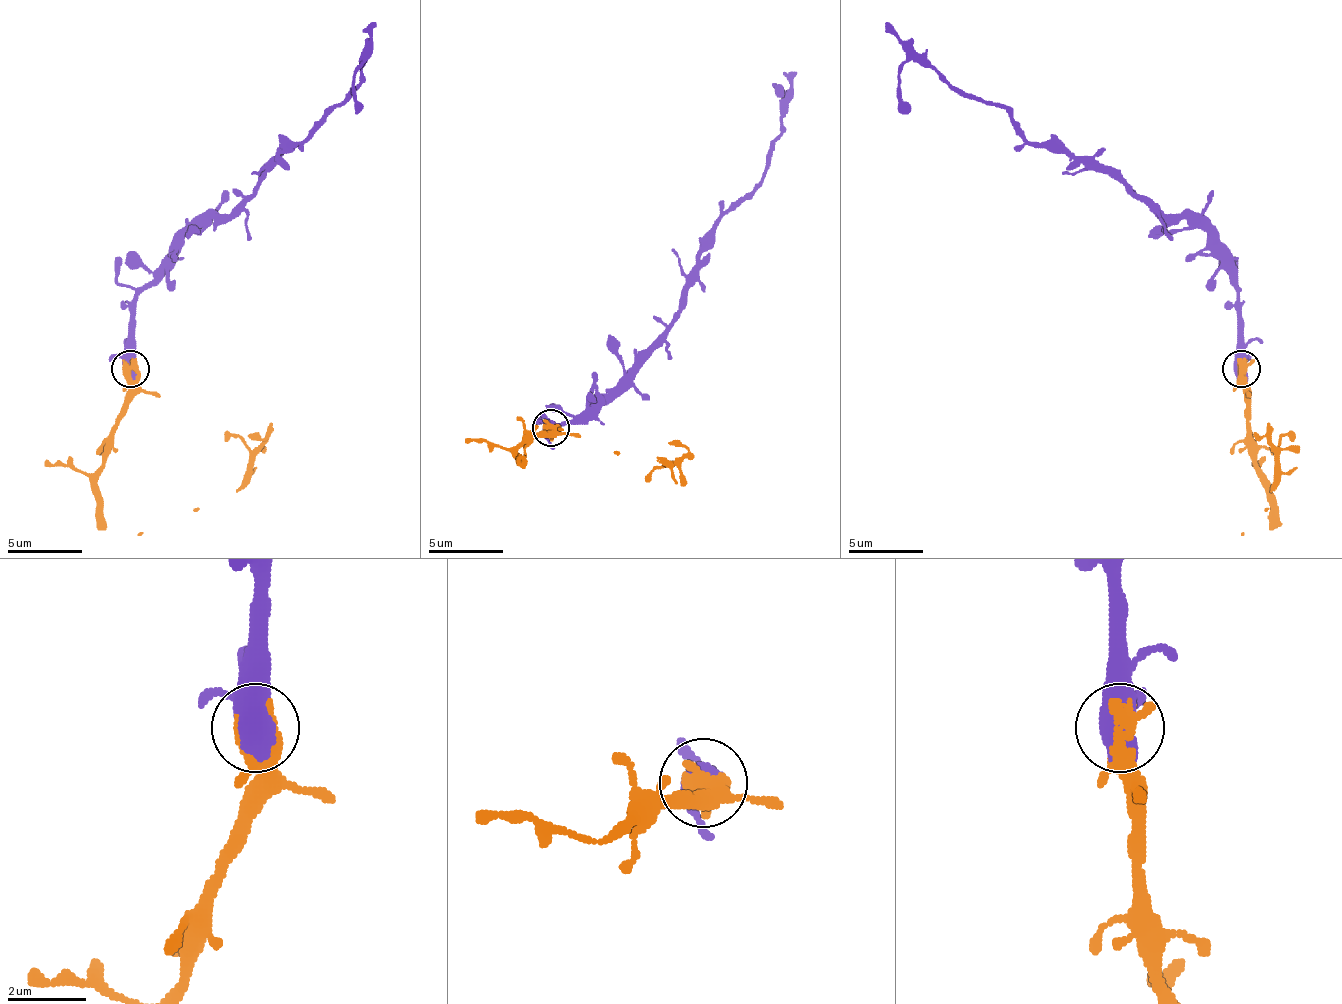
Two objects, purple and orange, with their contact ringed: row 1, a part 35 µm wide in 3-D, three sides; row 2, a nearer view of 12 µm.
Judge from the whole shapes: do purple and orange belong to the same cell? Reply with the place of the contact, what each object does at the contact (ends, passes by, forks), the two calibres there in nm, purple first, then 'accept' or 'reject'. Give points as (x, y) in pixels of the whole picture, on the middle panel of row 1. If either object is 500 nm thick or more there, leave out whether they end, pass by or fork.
place (550, 427); calibres 650 and 460 nm; accept

